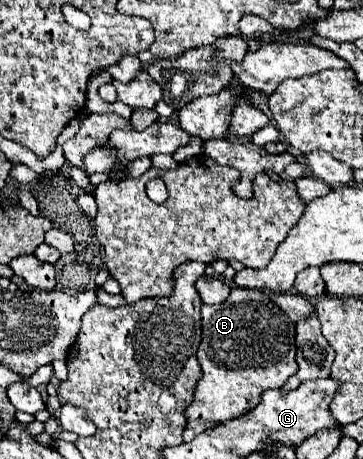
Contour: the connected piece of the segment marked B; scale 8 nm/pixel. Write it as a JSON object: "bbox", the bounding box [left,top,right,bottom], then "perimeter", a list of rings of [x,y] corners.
{"bbox":[186,288,298,422],"perimeter":[[[232,288],[230,296],[222,304],[202,306],[202,344],[198,348],[198,362],[202,366],[202,380],[196,386],[194,400],[186,408],[188,420],[212,420],[226,422],[234,416],[242,416],[258,404],[260,394],[272,388],[282,388],[282,384],[298,372],[296,364],[296,342],[294,342],[294,322],[268,298],[266,292]]]}

